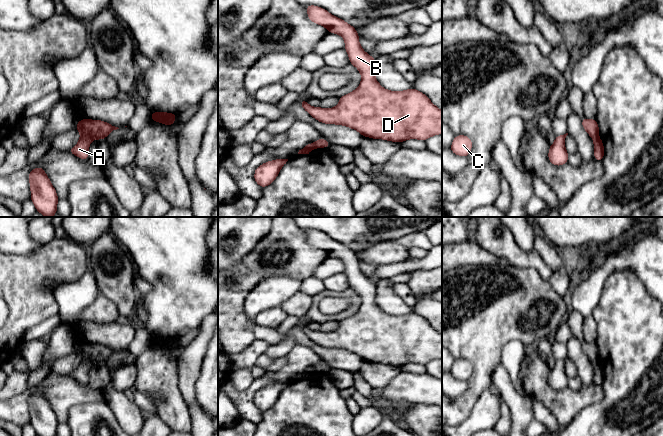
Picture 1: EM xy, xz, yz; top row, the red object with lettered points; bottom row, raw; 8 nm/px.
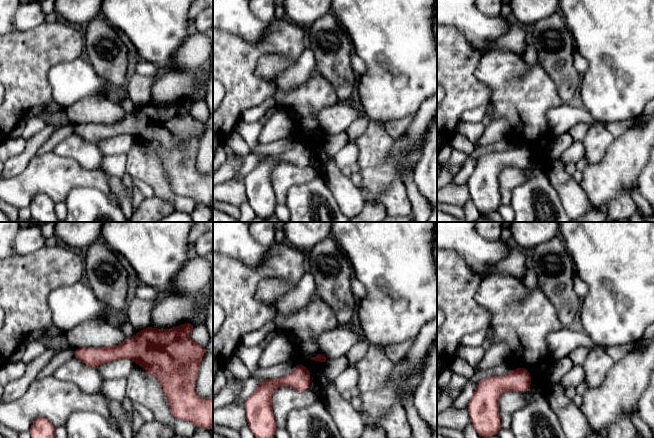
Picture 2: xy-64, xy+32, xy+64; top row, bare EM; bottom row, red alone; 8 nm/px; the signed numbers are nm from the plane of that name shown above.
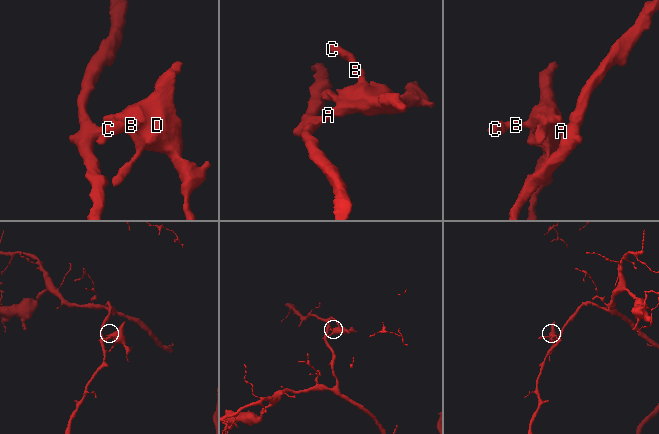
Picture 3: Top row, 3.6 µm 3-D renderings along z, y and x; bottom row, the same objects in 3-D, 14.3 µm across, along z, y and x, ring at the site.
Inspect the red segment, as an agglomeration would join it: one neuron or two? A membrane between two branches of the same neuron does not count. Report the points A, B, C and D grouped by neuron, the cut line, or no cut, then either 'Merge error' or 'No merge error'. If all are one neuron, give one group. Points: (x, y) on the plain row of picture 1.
Groups: A / B C D. Split along xy (81, 360), (88, 361), (91, 364). Merge error

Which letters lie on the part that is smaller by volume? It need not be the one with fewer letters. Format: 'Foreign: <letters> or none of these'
Foreign: B, C, D

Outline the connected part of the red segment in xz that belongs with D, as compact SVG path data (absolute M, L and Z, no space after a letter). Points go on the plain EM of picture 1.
M315 229L305 230L310 245L324 250L329 257L343 261L344 273L347 275L350 288L361 297L358 312L339 321L339 328L335 331L313 331L305 323L301 323L300 328L306 336L321 347L347 350L358 355L363 361L372 363L402 367L409 363L426 365L427 362L442 358L442 335L424 317L413 311L403 315L390 315L379 308L375 301L376 283L363 274L357 254L352 249L324 232Z

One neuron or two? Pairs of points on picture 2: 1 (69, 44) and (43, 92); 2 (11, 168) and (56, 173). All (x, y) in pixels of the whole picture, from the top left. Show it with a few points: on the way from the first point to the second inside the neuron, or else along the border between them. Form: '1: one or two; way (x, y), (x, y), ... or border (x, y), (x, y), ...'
1: one; way (56, 54), (42, 68), (42, 79)
2: two; border (35, 155), (18, 174), (10, 178)

